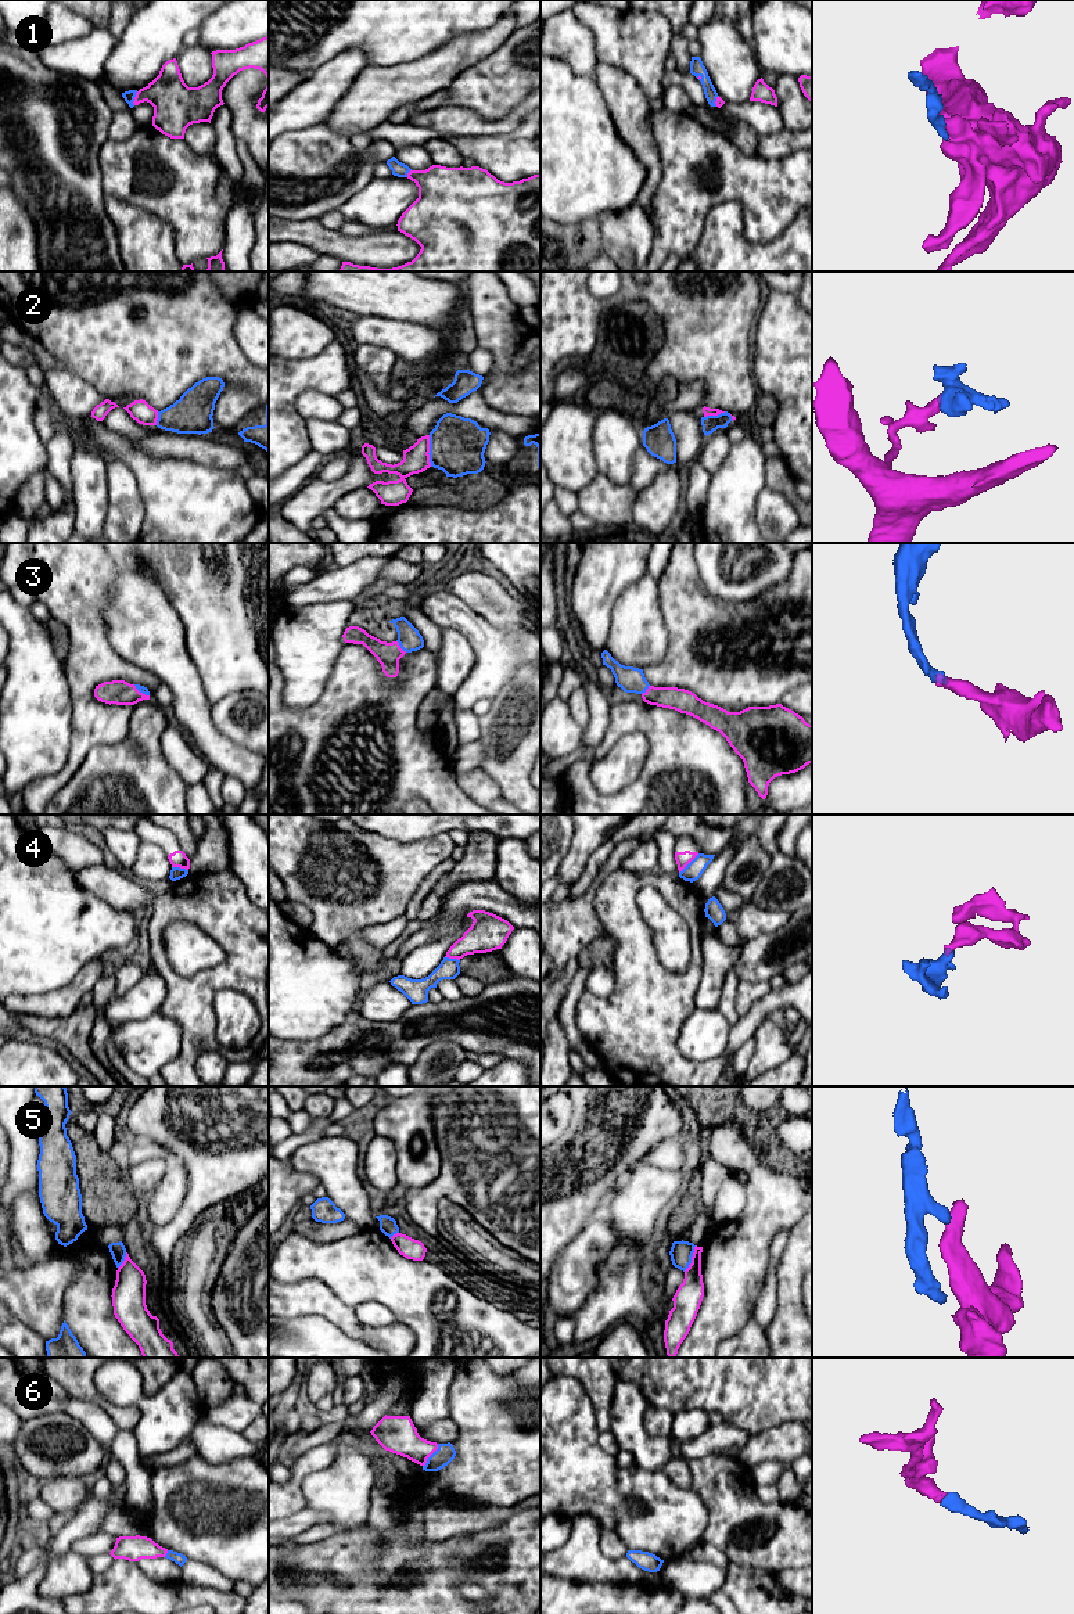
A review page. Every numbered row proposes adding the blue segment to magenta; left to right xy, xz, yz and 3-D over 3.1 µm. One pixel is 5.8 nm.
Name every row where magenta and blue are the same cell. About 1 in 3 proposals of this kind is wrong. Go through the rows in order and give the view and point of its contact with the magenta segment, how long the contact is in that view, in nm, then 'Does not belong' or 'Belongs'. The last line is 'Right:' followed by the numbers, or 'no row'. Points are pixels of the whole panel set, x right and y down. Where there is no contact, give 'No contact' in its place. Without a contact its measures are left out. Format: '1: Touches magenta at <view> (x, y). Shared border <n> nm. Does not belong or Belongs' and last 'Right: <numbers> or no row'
1: Touches magenta at xy (135, 99). Shared border 80 nm. Belongs
2: Touches magenta at xz (428, 450). Shared border 180 nm. Does not belong
3: Touches magenta at xz (399, 647). Shared border 90 nm. Belongs
4: Touches magenta at yz (689, 862). Shared border 170 nm. Does not belong
5: Touches magenta at yz (692, 1258). Shared border 170 nm. Does not belong
6: Touches magenta at xz (431, 1453). Shared border 160 nm. Belongs
Right: 1, 3, 6

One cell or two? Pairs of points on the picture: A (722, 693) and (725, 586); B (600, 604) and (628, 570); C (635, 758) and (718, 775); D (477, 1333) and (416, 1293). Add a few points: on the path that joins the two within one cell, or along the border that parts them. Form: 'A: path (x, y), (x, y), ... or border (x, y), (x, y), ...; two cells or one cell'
A: border (699, 582), (724, 601), (747, 601), (757, 597); two cells
B: path (602, 596), (620, 578); one cell
C: border (639, 730), (647, 743), (647, 758), (627, 787); two cells
D: path (464, 1318), (439, 1293), (431, 1293); one cell

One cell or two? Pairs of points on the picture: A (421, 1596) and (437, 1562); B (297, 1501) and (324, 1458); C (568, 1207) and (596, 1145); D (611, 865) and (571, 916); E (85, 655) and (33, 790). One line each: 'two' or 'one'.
A: one
B: one
C: one
D: one
E: one

